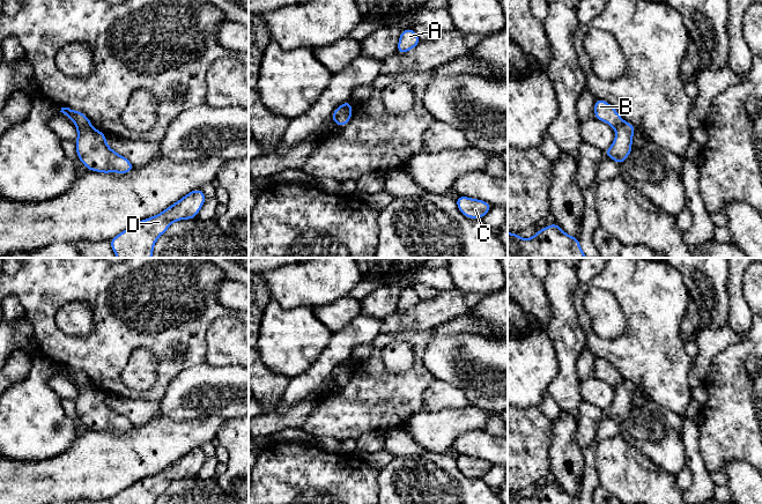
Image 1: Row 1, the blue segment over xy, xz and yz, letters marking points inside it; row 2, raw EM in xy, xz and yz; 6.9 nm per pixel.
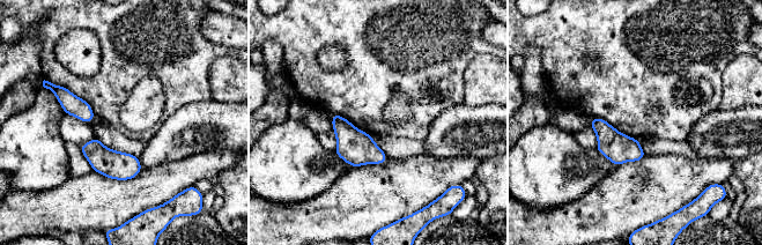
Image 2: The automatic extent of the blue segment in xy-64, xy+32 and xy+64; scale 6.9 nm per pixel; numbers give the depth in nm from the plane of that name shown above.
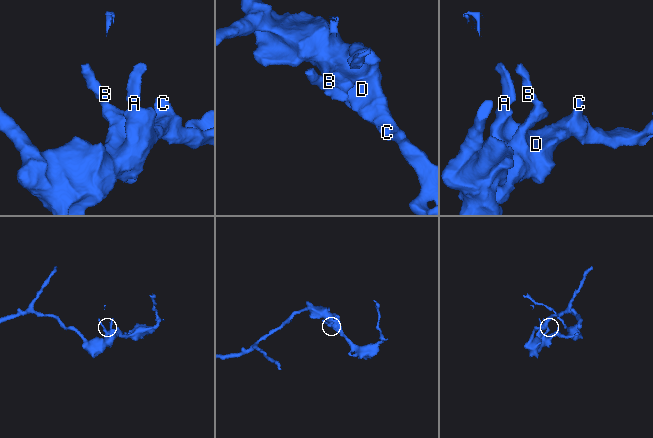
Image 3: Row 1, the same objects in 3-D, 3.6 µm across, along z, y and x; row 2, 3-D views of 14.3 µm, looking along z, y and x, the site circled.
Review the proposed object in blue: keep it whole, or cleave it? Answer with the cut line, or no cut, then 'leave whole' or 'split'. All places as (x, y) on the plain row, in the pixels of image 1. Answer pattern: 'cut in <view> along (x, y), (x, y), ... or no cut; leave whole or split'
cut in xy along (90, 383), (76, 385); split

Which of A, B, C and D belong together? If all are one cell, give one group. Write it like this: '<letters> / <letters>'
A C D / B

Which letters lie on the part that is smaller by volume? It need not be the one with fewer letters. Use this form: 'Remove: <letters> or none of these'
Remove: B

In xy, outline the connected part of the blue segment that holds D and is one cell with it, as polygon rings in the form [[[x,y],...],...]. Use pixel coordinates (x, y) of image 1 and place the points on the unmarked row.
[[[200,447],[193,449],[160,473],[141,479],[114,495],[110,504],[155,504],[173,481],[195,477],[206,458]]]

